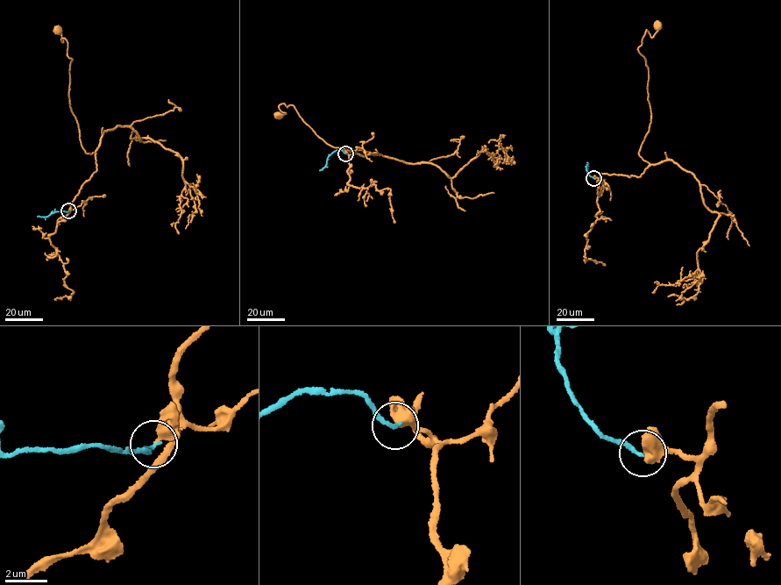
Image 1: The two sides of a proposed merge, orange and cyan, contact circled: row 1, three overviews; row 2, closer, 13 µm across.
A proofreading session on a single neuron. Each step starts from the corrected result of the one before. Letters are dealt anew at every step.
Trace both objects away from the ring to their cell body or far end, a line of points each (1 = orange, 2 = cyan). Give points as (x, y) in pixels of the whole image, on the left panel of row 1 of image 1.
1: (68, 210), (96, 167), (95, 153), (81, 146), (70, 107), (72, 59), (57, 29)
2: (68, 210), (37, 217)

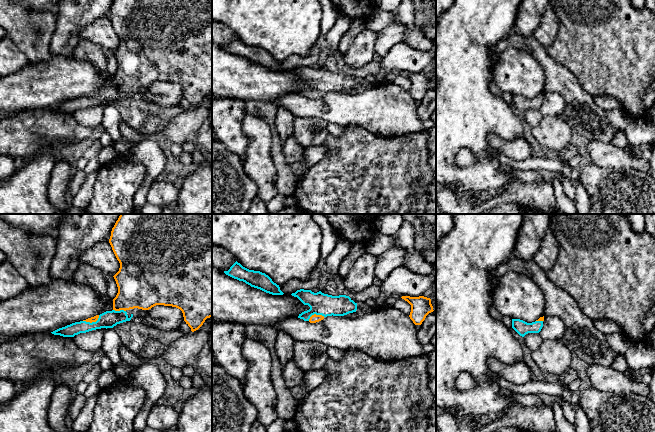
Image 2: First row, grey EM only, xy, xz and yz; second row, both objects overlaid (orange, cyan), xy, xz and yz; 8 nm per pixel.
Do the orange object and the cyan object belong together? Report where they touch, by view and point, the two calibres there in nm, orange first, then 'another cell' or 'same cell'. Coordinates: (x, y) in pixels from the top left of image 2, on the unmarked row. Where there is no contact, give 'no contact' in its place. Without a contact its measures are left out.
meets orange in xy at (92, 97); 50 nm thick on the orange side, 140 nm on the other; same cell

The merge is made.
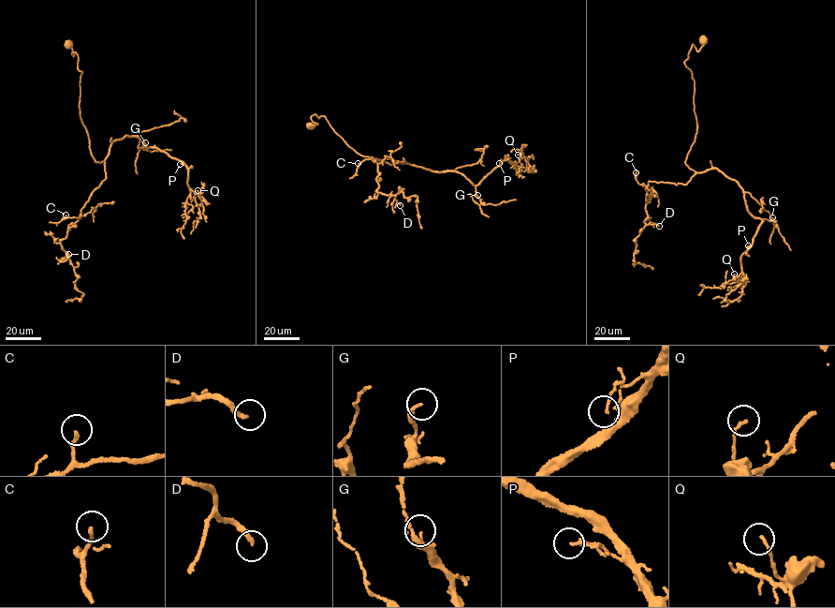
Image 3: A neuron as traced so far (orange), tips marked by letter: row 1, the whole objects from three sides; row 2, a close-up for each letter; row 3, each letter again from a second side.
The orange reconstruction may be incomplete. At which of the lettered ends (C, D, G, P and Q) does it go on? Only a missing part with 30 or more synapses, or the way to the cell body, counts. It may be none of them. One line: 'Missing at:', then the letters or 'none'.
Missing at: D

